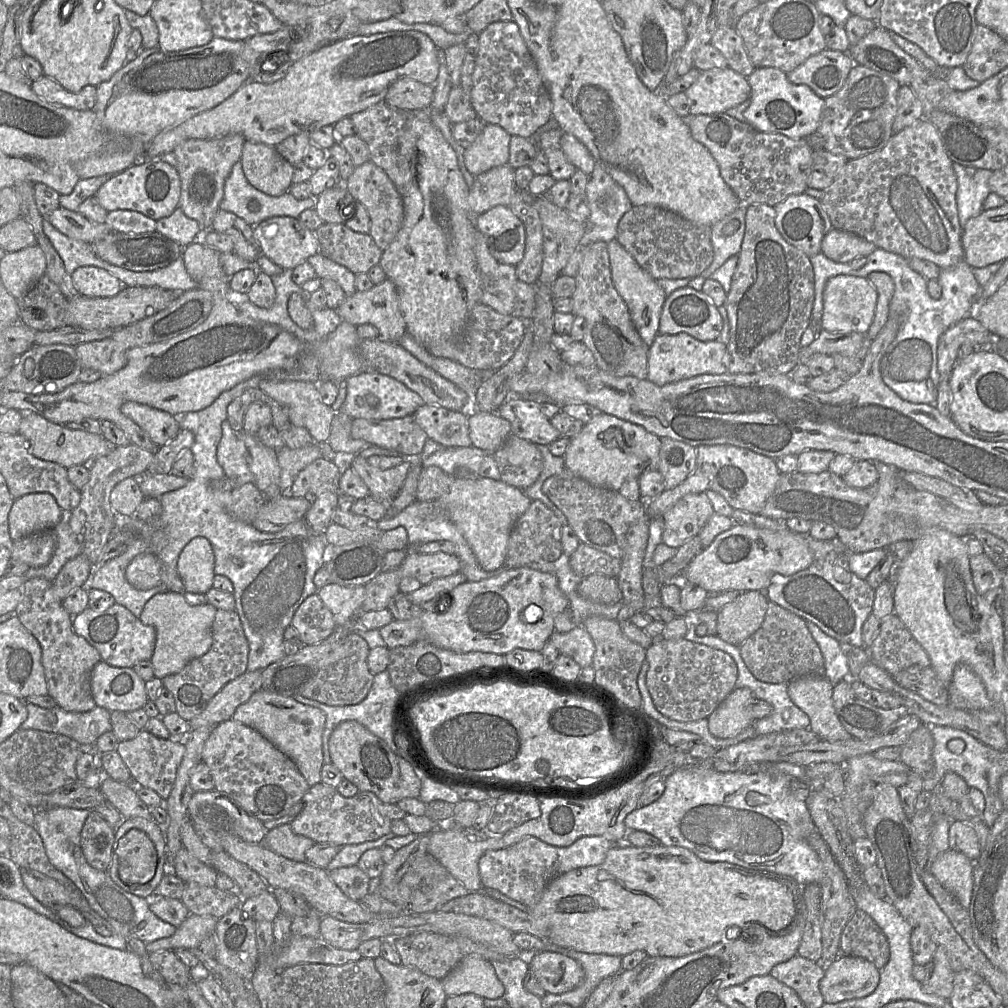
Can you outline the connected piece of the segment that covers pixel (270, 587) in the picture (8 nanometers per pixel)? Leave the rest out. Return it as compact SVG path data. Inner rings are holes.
M254 376L252 378L249 378L239 384L237 384L235 387L233 387L230 390L227 390L219 395L219 397L208 407L206 407L203 410L197 411L197 412L189 412L184 413L181 415L173 415L177 416L177 419L179 421L179 425L181 429L187 429L190 430L194 434L194 443L192 447L190 448L190 451L192 452L194 456L194 474L193 476L188 480L187 484L183 486L182 488L179 488L177 490L164 493L161 495L158 499L161 503L162 513L160 514L160 517L154 521L145 521L147 523L154 523L156 526L156 529L162 530L164 532L164 535L166 537L166 544L162 546L159 549L156 549L155 551L151 551L155 553L160 561L162 562L163 566L167 569L167 571L170 571L174 569L177 571L177 562L179 555L183 548L194 538L196 537L204 537L206 538L213 549L214 553L214 573L215 575L221 575L229 578L231 582L233 583L234 591L233 596L235 598L235 612L238 614L239 619L241 621L245 637L249 644L249 653L248 653L248 661L247 661L247 670L246 671L254 671L254 670L263 670L268 665L278 661L283 656L285 656L283 651L283 641L284 641L284 631L285 629L291 625L293 615L299 605L310 595L316 593L317 588L313 583L313 578L316 574L316 572L326 564L326 558L327 554L329 552L329 545L324 539L323 534L322 535L316 535L311 533L309 527L307 526L307 523L304 519L298 520L296 522L293 522L286 526L282 531L276 532L276 533L265 533L260 532L256 528L252 526L252 524L243 522L239 519L234 518L226 511L226 506L229 504L230 496L231 496L231 489L213 489L210 487L210 481L212 480L221 480L225 477L223 469L219 466L216 458L216 452L217 447L219 444L219 441L221 439L222 435L222 423L227 419L227 407L228 405L237 397L239 397L243 392L245 392L247 389L250 388L257 388L259 385L260 380L262 379L262 376Z

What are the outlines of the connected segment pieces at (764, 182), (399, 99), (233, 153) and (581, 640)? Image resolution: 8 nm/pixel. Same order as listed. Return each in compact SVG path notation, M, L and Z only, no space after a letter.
M726 113L713 115L691 115L681 117L690 128L692 137L703 144L718 163L720 174L734 191L742 205L767 204L776 206L791 195L803 194L812 170L814 149L808 139L791 139L782 134L764 133L742 123Z
M404 78L389 86L384 103L403 110L428 111L433 96L433 85Z
M230 134L216 139L187 139L173 149L175 168L181 181L179 207L188 218L199 223L203 232L211 229L223 198L225 180L233 165L240 161L244 142L243 136Z
M582 625L566 633L555 631L549 641L553 643L560 654L571 657L581 668L592 666L595 645Z

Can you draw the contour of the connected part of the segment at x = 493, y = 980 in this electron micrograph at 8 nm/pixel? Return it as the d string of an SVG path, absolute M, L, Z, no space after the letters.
M469 954L442 979L447 996L473 993L482 998L497 999L505 992L491 962Z

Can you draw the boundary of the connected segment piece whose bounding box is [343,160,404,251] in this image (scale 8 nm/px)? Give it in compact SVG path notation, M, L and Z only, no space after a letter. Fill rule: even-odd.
M371 161L354 168L352 174L343 183L352 197L365 207L370 218L368 235L384 251L395 239L404 219L402 196L387 174Z

